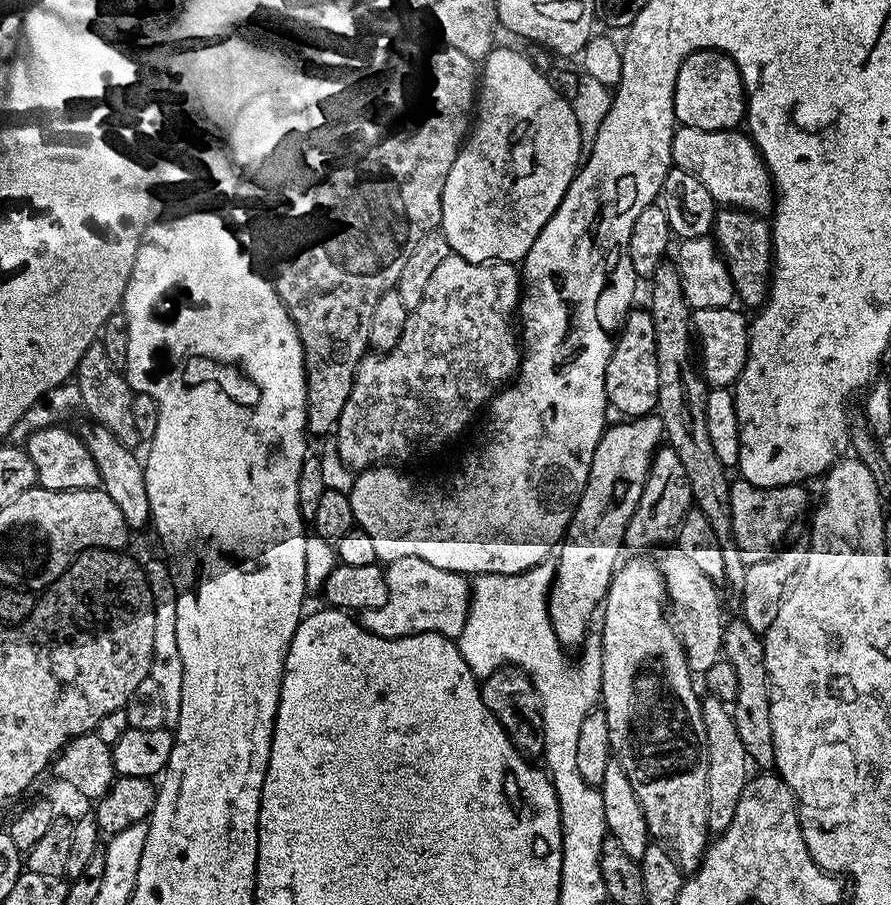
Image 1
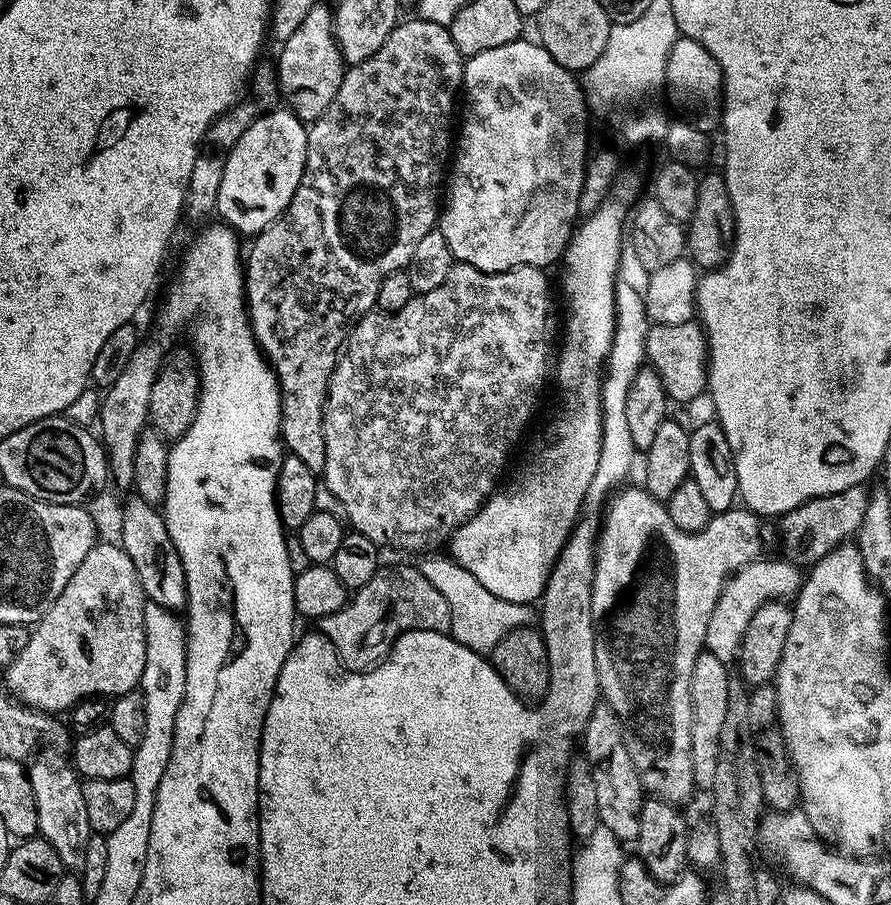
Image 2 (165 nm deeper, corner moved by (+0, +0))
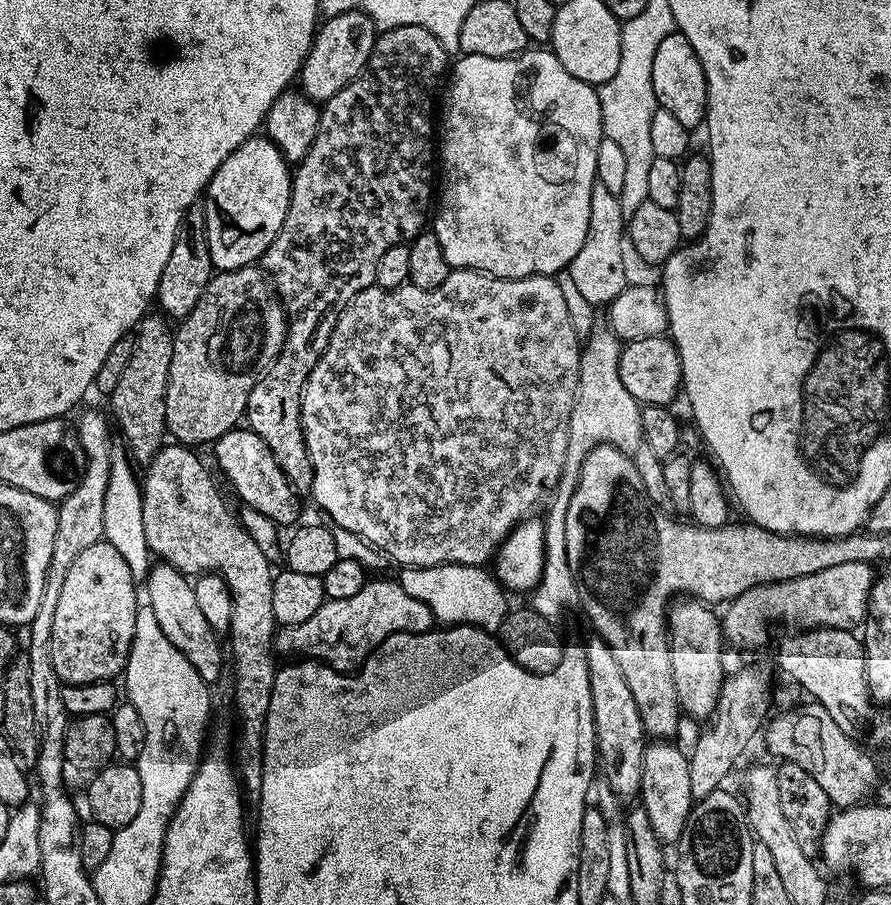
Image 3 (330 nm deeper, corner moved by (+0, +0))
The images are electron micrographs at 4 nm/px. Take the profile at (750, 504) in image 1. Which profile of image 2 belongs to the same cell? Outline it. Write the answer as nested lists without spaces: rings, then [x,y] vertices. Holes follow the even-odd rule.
[[[864,484],[850,486],[850,490],[808,500],[779,517],[780,532],[784,535],[783,555],[797,566],[811,566],[830,554],[830,550],[851,541],[866,518],[869,495],[869,489]]]

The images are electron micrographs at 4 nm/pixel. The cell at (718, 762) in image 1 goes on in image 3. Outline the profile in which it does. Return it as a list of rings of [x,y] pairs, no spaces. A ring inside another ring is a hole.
[[[680,598],[668,609],[668,645],[670,664],[674,670],[674,690],[678,690],[685,717],[707,721],[716,708],[726,679],[724,672],[724,629],[719,615],[702,600]]]

